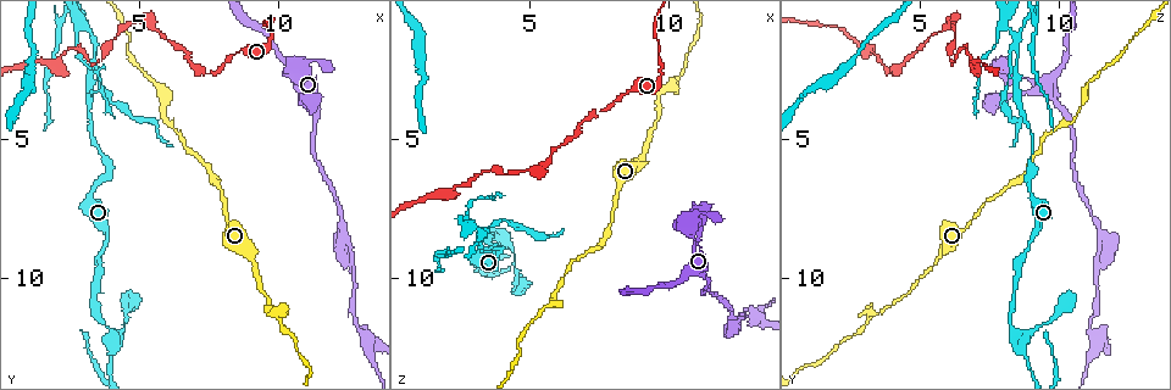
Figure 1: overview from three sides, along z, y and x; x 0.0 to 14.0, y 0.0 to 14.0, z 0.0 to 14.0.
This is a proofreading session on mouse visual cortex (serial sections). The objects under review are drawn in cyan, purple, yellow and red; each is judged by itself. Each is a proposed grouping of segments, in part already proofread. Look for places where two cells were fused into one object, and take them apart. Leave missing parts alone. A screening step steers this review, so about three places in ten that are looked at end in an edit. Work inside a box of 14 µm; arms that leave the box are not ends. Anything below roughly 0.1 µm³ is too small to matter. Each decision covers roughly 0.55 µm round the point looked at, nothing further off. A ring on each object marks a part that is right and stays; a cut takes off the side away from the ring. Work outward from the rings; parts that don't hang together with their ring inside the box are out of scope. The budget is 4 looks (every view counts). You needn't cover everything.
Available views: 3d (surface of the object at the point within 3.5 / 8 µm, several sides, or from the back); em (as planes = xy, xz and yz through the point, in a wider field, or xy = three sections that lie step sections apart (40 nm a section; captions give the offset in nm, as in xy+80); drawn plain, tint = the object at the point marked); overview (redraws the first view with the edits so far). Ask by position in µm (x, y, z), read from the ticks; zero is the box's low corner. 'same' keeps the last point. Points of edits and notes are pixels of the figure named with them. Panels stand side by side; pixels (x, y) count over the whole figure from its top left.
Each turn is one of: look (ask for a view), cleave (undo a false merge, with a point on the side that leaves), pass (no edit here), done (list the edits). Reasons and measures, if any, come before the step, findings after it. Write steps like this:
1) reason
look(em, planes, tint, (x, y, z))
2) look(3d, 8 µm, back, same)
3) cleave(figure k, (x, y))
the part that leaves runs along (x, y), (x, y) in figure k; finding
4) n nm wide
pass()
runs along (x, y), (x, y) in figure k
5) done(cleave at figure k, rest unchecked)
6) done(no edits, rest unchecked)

thin neck
look(3d, 8 µm, (10.1, 11.5, 3.1))

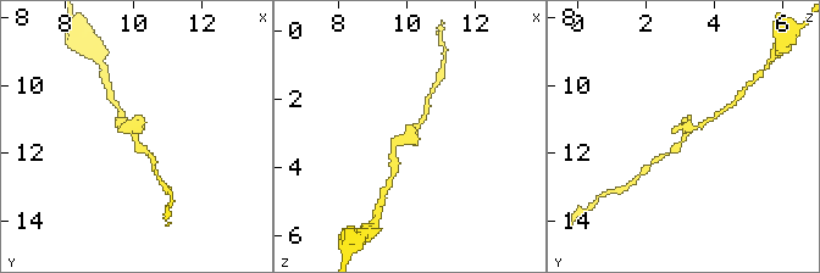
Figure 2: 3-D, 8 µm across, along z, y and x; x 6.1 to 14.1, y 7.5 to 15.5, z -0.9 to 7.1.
look(em, xy, step 1, tint, (10.1, 11.6, 3.2))

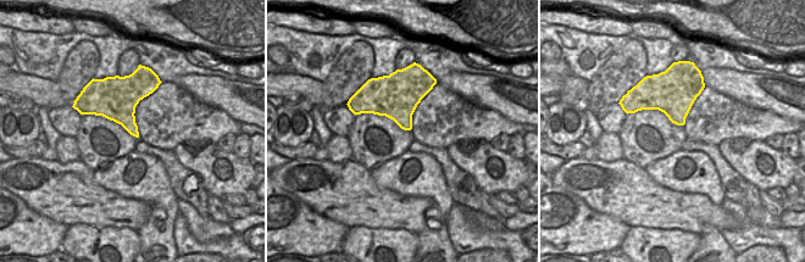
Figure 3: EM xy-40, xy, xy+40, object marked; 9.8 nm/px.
pass()
runs along (393, 154), (426, 115) in figure 2; continuous, no second cell

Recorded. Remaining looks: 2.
thick turns thin
look(3d, 3.5 µm, (4.0, 12.9, 8.8))

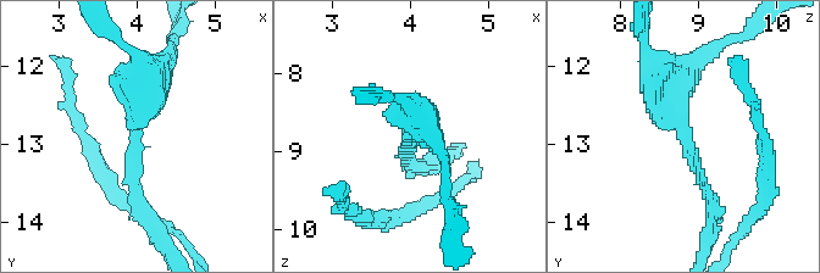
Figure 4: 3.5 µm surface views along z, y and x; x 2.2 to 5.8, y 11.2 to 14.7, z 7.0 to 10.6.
now the EM
look(em, xy, step 5, tint, (4.00, 12.90, 8.85))

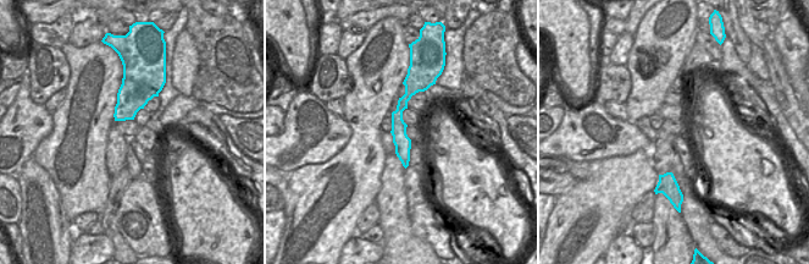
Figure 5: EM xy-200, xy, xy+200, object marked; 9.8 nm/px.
arms of 150, 450 nm
pass()
runs along (659, 63), (663, 105), (713, 210) in figure 4; all the same cell

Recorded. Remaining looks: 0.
done(no edits, rest unchecked)

